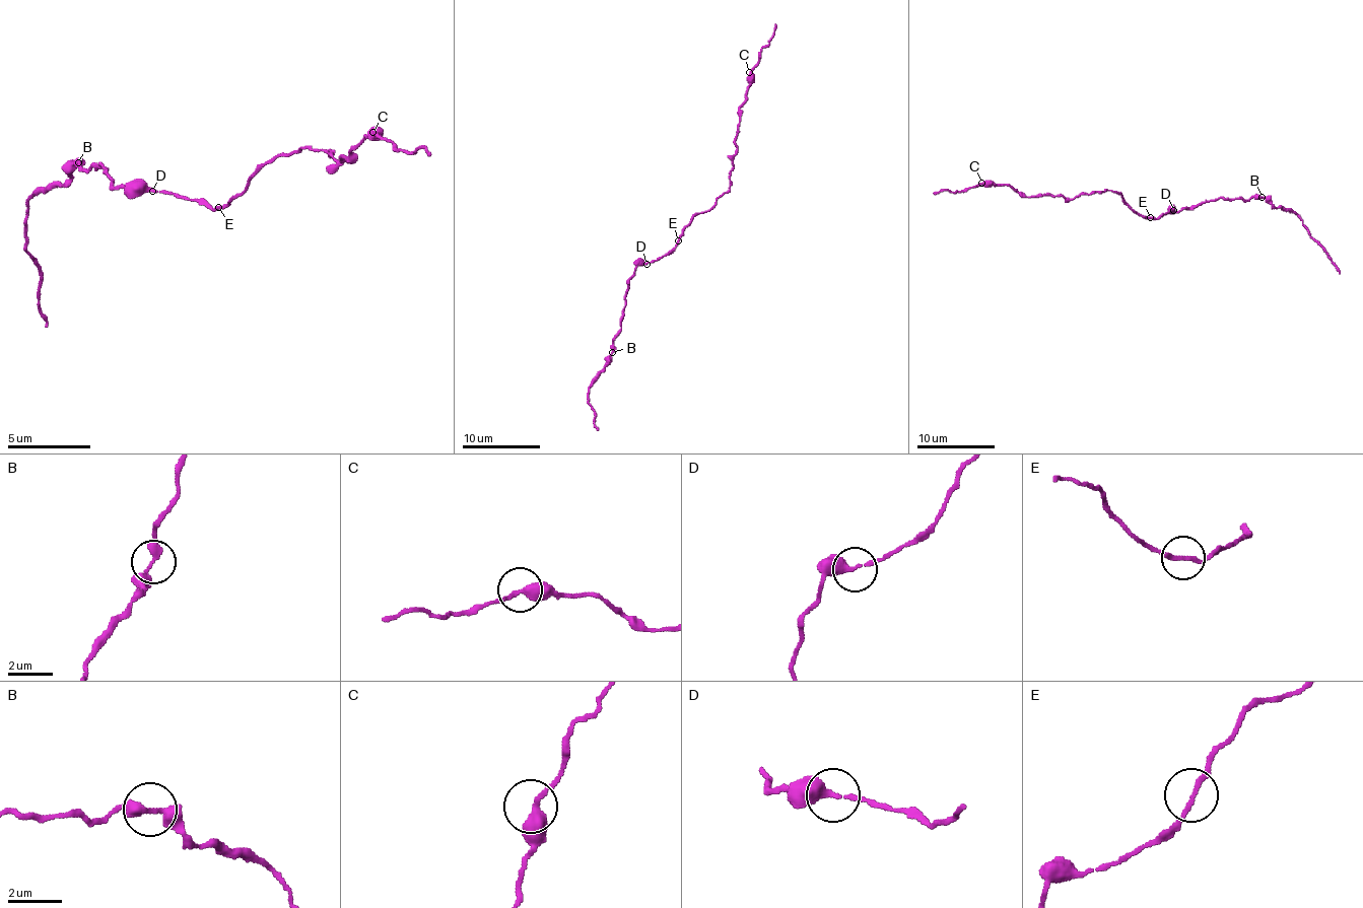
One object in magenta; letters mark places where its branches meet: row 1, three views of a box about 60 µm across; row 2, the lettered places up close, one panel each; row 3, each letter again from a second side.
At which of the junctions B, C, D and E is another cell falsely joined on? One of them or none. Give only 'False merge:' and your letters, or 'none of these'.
False merge: none of these

